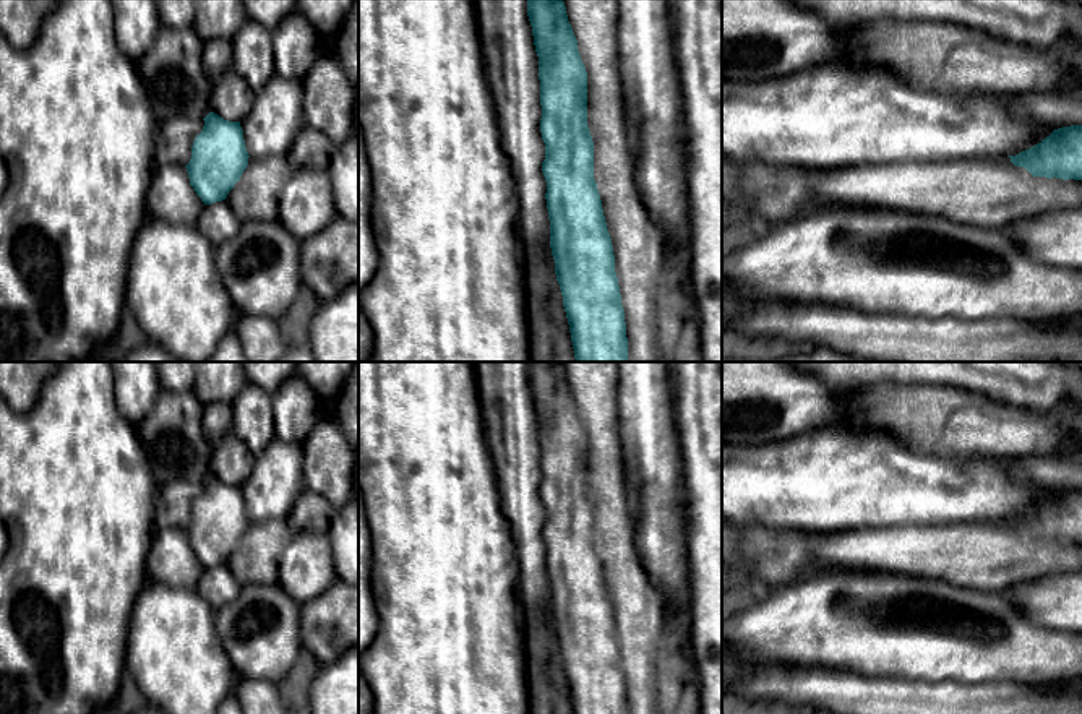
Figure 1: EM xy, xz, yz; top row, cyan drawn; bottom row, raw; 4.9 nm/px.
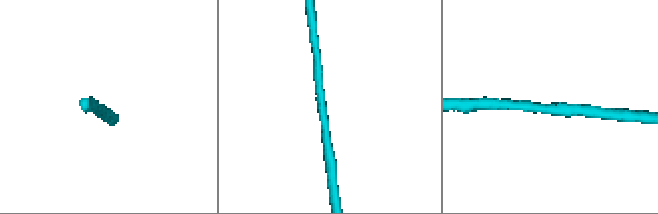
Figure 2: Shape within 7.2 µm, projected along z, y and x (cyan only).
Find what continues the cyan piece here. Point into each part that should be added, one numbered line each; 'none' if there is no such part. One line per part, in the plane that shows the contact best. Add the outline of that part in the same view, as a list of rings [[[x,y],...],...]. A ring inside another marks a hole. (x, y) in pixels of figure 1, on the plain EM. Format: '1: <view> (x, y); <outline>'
1: xz (638, 645); [[[650,586],[638,591],[634,602],[647,607],[646,625],[621,623],[615,618],[621,669],[625,673],[628,714],[662,714],[659,704],[659,630],[663,623],[663,600]]]

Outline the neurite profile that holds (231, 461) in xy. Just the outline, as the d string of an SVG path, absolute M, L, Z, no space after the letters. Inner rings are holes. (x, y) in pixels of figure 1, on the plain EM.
M229 433L213 445L209 458L211 475L229 485L242 485L253 472L255 461L256 458L247 445Z

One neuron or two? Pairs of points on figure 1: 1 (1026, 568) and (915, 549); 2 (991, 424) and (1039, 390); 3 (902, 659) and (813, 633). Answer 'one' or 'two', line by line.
1: one
2: two
3: one

